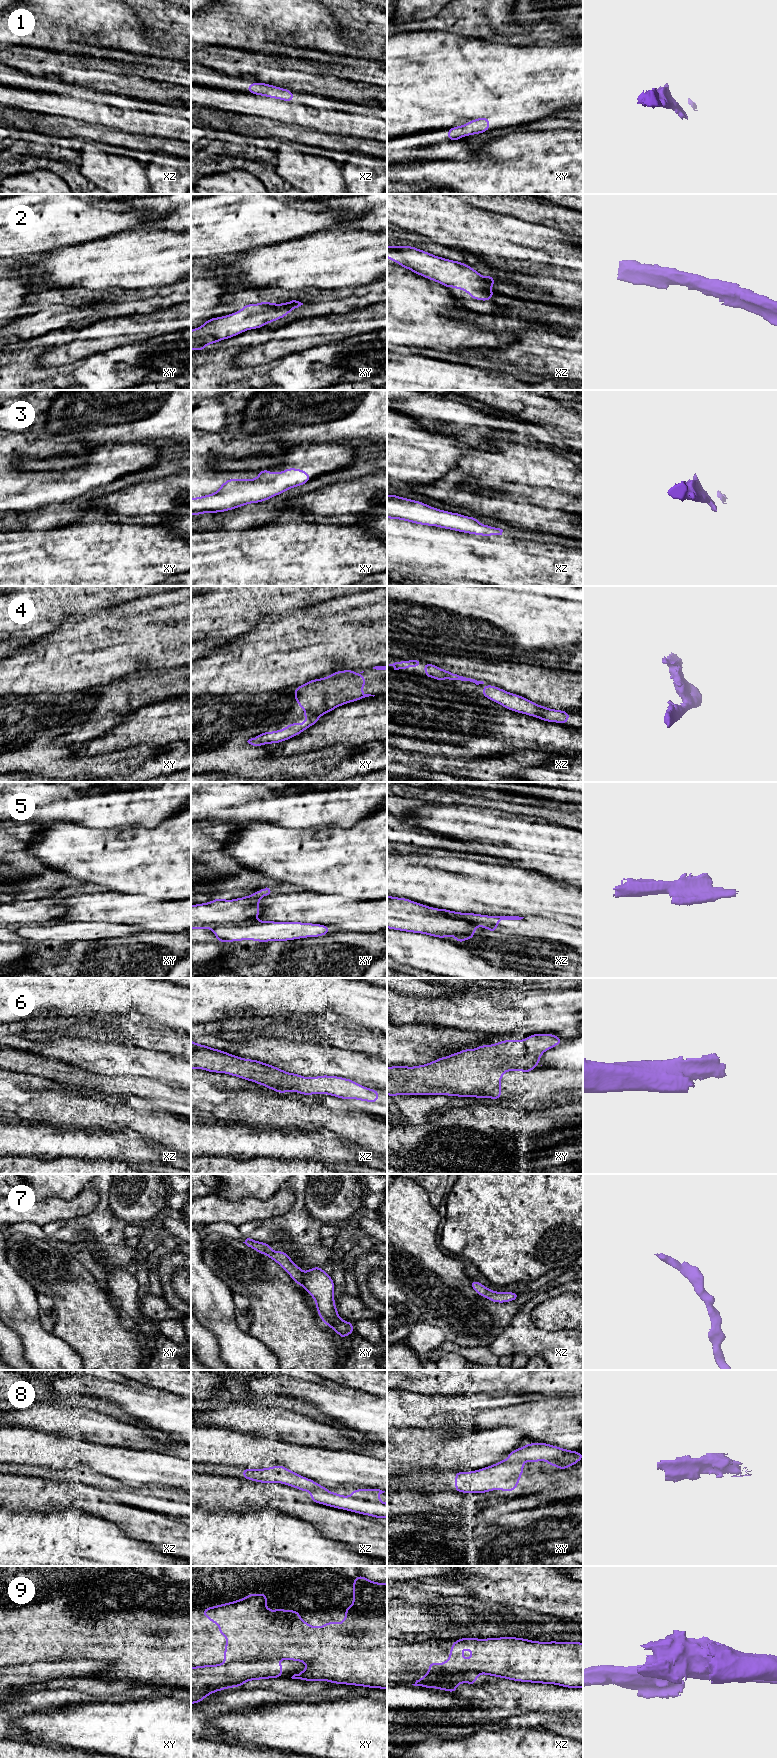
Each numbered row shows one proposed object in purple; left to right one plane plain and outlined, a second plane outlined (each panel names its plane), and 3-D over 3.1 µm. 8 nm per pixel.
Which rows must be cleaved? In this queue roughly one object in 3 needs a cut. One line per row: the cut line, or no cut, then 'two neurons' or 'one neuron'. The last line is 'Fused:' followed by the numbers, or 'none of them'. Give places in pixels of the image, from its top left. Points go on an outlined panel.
1: cut xy (478, 118), (485, 123), (488, 129); two neurons
2: cut none; one neuron
3: cut xy (278, 493), (257, 492), (250, 498), (249, 502); two neurons
4: cut none; one neuron
5: cut xy (252, 918), (226, 923), (213, 929); two neurons
6: cut none; one neuron
7: cut none; one neuron
8: cut none; one neuron
9: cut xz (431, 1669), (445, 1675), (455, 1672), (478, 1673); two neurons
Fused: 1, 3, 5, 9

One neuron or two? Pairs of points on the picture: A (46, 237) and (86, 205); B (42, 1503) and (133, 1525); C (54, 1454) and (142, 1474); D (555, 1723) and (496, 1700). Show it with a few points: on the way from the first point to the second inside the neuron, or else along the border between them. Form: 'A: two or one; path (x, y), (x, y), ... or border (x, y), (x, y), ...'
A: one; path (56, 227), (69, 214), (76, 212)
B: one; path (65, 1499), (85, 1499), (94, 1507), (110, 1510)
C: one; path (76, 1454), (91, 1454), (120, 1463)
D: two; border (550, 1714), (572, 1716)

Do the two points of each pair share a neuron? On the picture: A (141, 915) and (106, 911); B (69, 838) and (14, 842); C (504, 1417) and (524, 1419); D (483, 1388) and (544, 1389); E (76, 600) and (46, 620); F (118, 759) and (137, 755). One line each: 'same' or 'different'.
A: same
B: different
C: same
D: same
E: same
F: same

